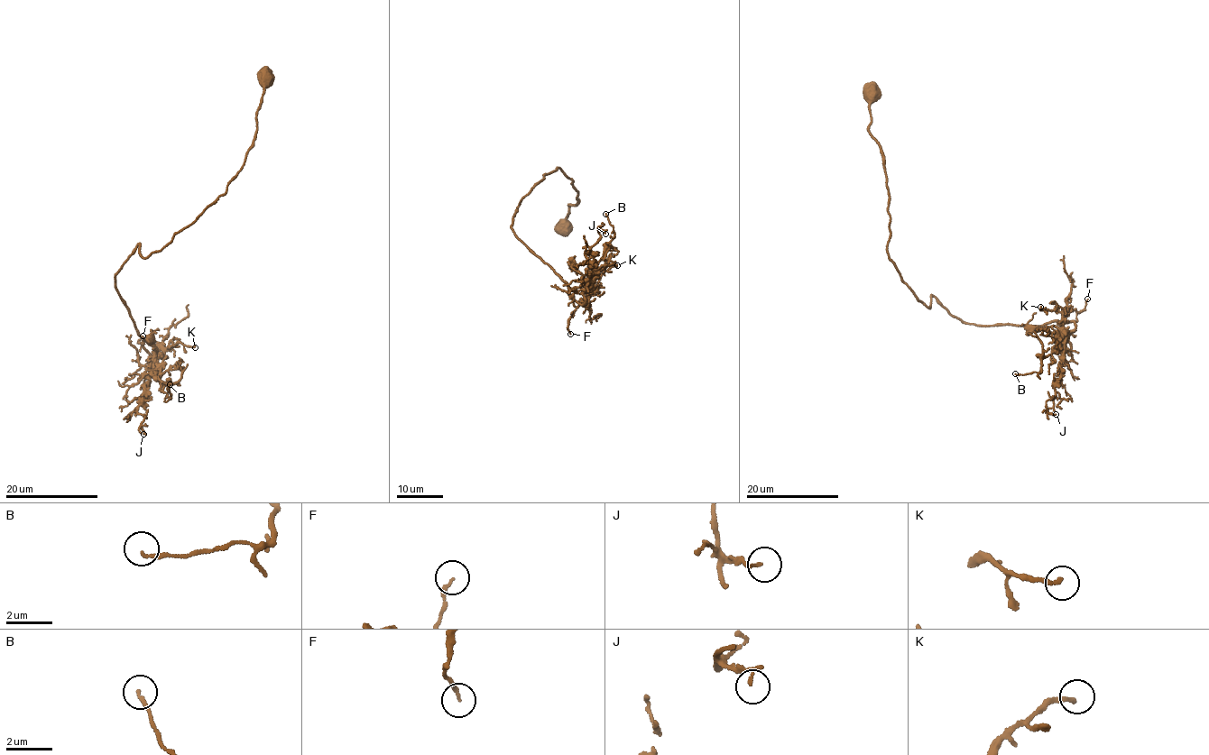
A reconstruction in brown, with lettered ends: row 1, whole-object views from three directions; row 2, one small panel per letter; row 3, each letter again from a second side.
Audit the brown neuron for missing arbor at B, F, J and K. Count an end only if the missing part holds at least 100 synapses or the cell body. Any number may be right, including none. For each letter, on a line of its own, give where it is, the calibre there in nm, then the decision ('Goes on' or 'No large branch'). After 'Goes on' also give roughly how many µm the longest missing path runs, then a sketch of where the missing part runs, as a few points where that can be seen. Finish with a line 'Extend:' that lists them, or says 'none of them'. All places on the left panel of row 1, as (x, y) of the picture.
B: Place: (170, 384). Thickness 140 nm. No large branch
F: Place: (143, 336). Thickness 160 nm. No large branch
J: Place: (143, 434). Thickness 130 nm. No large branch
K: Place: (195, 347). Thickness 200 nm. No large branch
Extend: none of them

